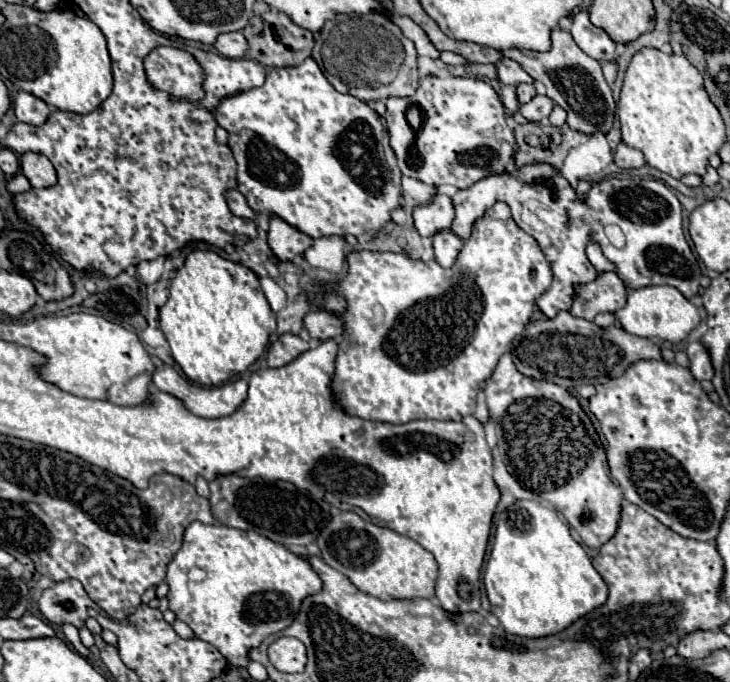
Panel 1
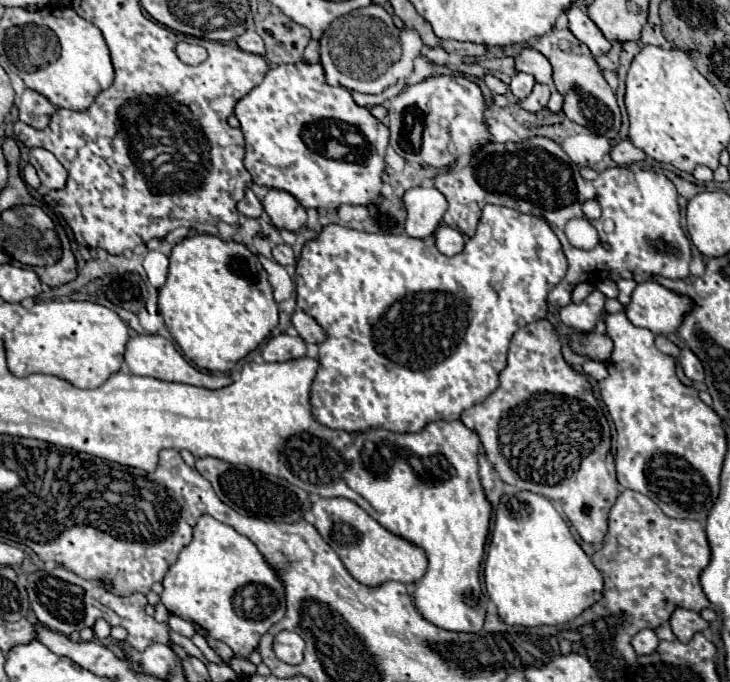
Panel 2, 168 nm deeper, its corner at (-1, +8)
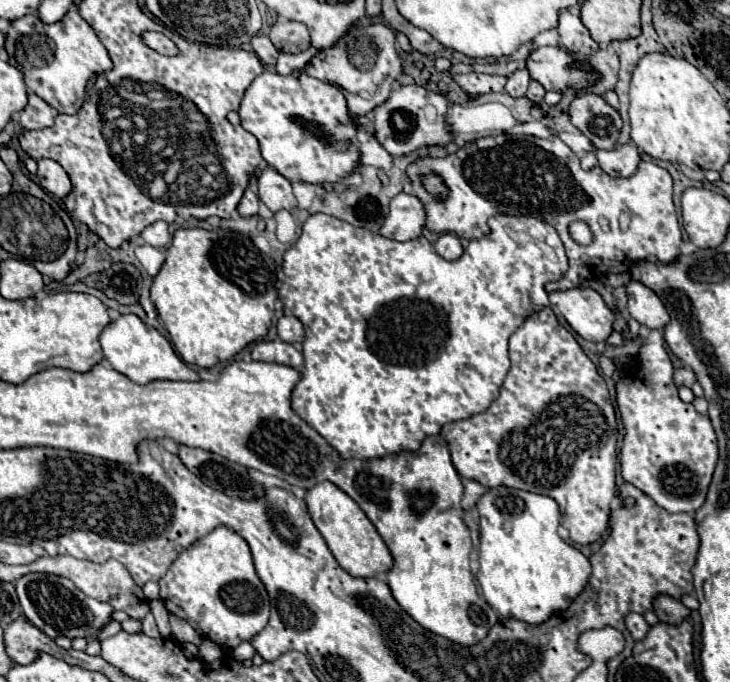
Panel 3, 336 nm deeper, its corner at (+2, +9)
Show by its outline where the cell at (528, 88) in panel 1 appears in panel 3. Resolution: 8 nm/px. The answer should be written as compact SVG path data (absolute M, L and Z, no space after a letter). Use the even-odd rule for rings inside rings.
M521 69L521 71L515 71L509 79L507 79L507 85L505 85L505 91L511 95L511 97L523 97L527 93L527 87L529 87L529 71L527 69Z

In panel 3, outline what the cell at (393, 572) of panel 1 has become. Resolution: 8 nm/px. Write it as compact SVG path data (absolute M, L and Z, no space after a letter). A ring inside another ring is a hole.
M325 481L315 485L307 491L305 497L309 515L327 541L331 553L335 555L337 563L353 577L383 577L393 569L393 555L389 553L385 541L381 541L381 535L377 533L375 525L367 519L367 515L361 511L361 507L341 489L337 489L333 483Z

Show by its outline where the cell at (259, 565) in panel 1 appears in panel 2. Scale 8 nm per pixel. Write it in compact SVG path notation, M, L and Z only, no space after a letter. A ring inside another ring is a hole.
M204 514L198 520L194 528L194 540L180 552L176 564L164 576L162 586L164 592L160 594L160 600L170 614L192 622L198 632L206 630L206 634L228 644L234 650L234 654L242 658L248 658L248 654L256 650L260 636L266 634L270 626L274 626L286 614L284 588L276 578L274 570L268 566L264 556L254 546L254 542L238 534L232 526L218 522L208 514Z

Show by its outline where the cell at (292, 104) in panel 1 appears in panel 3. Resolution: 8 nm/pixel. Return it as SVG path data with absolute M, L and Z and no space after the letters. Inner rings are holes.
M263 71L245 91L239 117L241 127L257 137L265 163L291 183L333 185L353 175L361 165L357 133L365 131L365 127L355 123L337 85L323 83L305 71L297 75Z

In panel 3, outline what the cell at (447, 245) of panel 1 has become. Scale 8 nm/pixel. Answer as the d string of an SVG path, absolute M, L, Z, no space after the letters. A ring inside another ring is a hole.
M441 233L439 239L435 241L435 251L447 259L447 261L453 261L457 257L461 257L463 253L463 245L459 241L459 237L455 233Z

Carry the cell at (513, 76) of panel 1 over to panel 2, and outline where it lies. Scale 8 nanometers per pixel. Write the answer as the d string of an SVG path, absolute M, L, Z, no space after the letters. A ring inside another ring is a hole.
M524 48L520 56L516 58L516 70L532 74L536 82L552 86L552 66L544 54L540 54L534 48Z

